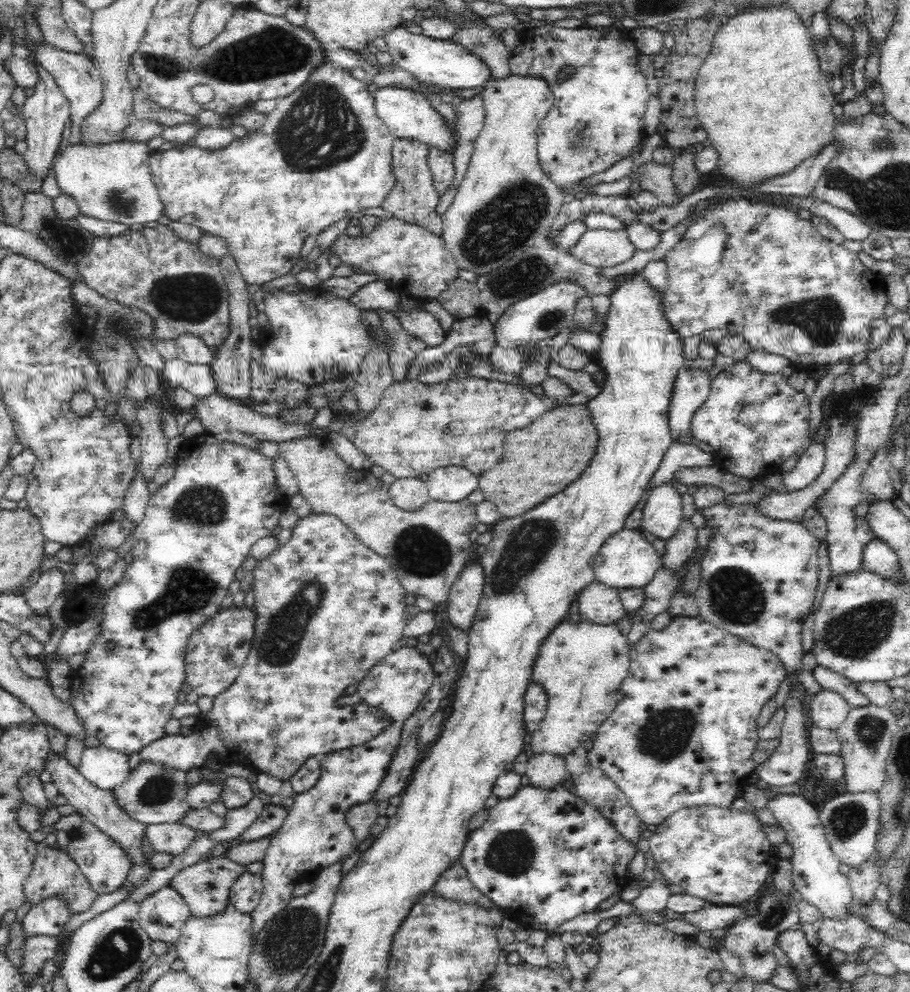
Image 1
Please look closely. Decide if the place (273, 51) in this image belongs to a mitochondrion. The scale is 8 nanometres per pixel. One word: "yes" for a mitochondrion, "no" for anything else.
yes

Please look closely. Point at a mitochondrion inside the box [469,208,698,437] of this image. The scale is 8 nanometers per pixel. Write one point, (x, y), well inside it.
(530, 272)

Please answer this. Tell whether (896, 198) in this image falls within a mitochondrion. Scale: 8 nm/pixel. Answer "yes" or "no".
yes

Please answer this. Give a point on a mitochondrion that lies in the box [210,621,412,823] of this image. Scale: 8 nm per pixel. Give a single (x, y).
(333, 807)

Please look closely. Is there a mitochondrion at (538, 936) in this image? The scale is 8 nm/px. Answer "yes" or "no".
no

